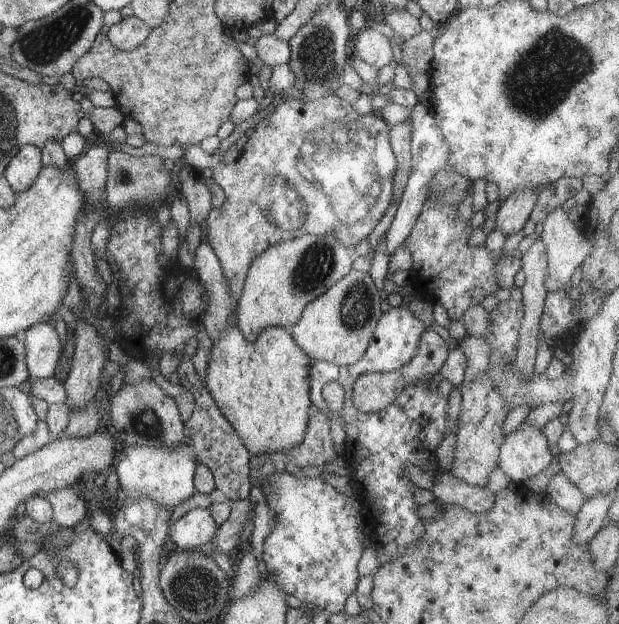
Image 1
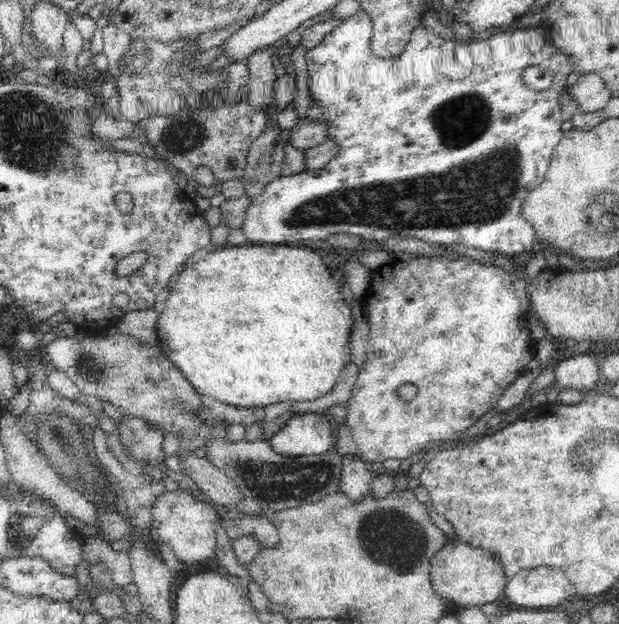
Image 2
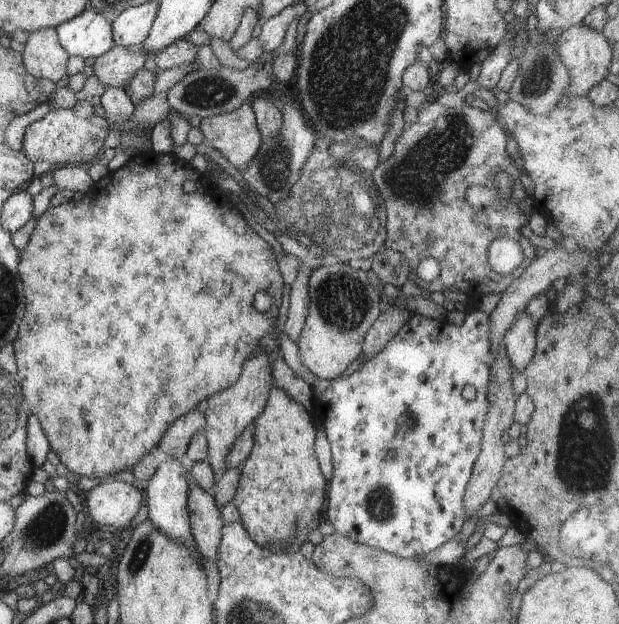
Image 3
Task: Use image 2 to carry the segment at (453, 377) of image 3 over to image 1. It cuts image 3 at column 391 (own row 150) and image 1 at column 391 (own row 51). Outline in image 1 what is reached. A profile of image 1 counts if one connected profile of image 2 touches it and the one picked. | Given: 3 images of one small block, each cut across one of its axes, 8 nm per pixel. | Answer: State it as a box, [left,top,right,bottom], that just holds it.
[309,308,448,564]

